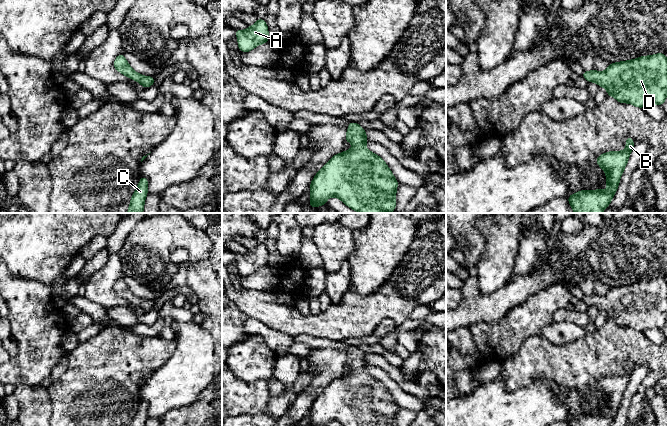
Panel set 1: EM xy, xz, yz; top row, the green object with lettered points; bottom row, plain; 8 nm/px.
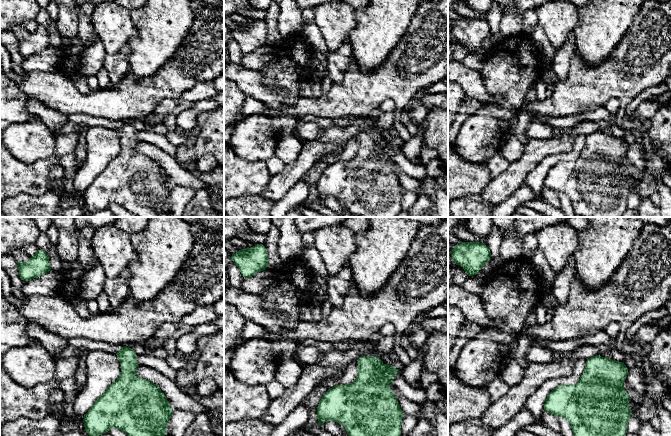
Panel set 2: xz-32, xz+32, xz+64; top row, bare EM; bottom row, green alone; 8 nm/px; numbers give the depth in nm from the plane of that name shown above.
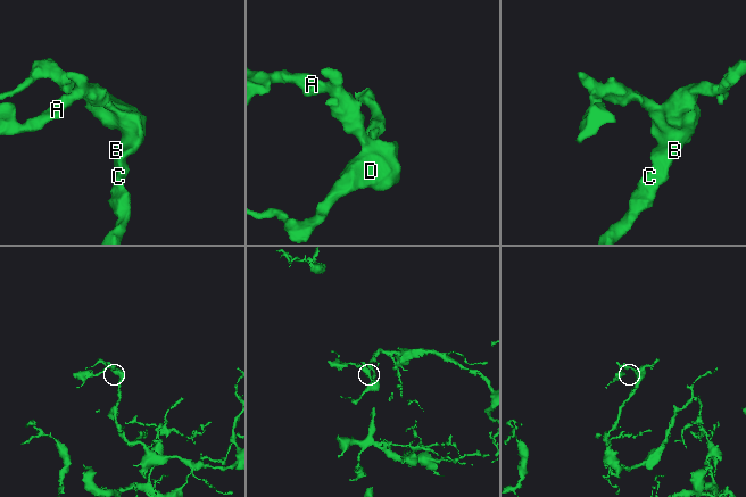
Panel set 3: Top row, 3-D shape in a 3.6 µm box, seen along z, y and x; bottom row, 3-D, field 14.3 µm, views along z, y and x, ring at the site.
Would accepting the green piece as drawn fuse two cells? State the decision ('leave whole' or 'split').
leave whole

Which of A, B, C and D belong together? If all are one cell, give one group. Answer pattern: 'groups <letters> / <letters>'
groups A B C D

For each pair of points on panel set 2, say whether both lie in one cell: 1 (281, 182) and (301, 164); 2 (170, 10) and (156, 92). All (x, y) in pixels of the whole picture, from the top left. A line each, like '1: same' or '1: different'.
1: same
2: different

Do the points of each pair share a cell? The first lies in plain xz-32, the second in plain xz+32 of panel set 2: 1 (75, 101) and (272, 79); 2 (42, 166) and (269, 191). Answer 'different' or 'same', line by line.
1: different
2: different

